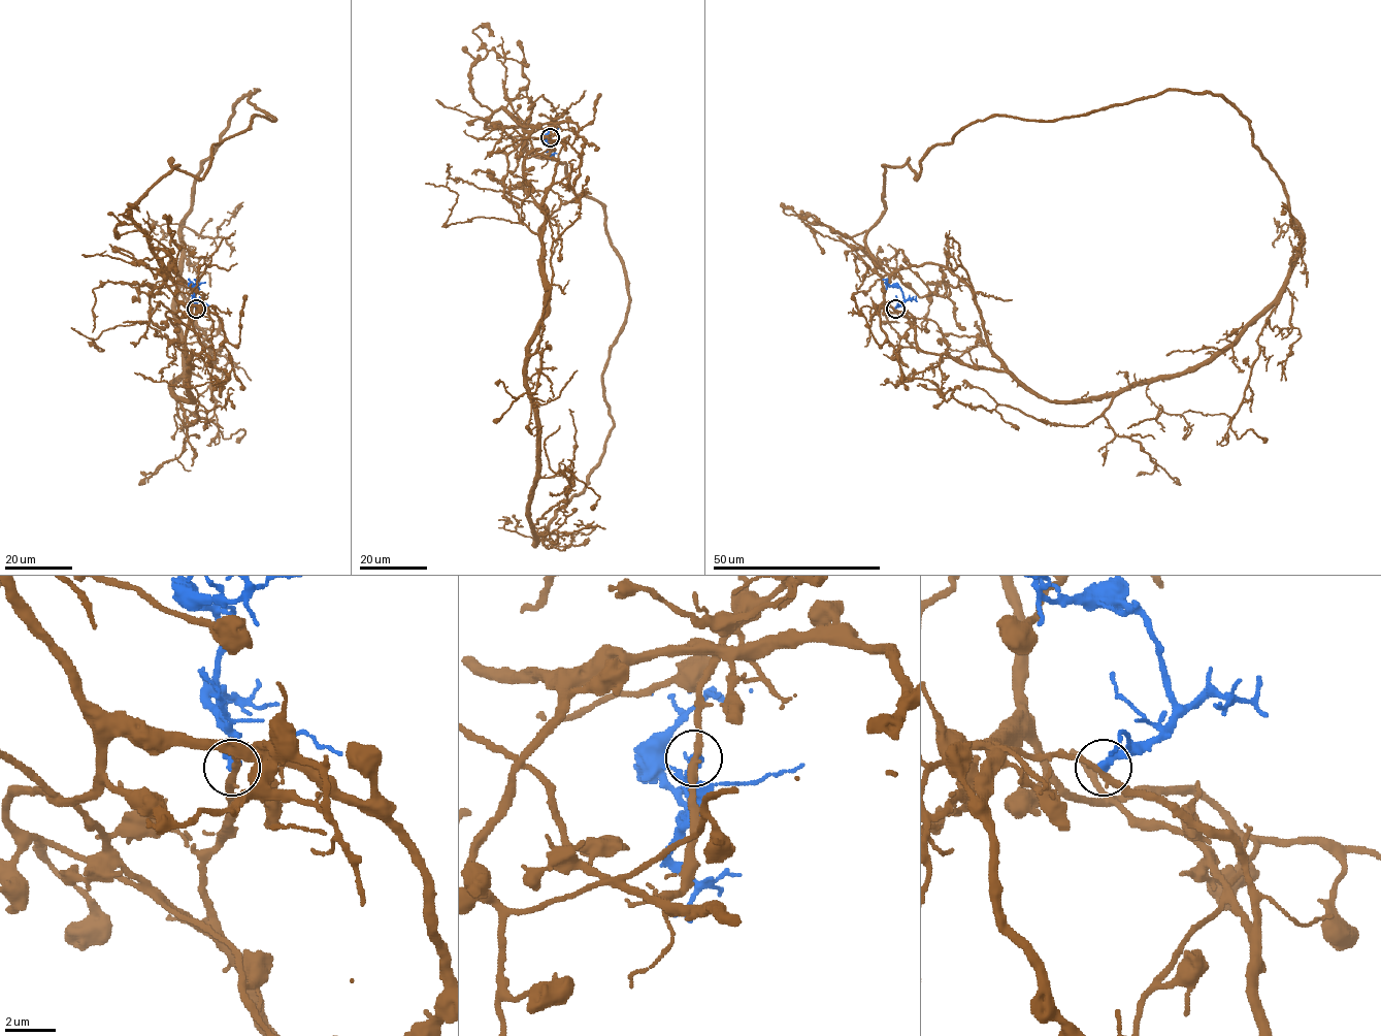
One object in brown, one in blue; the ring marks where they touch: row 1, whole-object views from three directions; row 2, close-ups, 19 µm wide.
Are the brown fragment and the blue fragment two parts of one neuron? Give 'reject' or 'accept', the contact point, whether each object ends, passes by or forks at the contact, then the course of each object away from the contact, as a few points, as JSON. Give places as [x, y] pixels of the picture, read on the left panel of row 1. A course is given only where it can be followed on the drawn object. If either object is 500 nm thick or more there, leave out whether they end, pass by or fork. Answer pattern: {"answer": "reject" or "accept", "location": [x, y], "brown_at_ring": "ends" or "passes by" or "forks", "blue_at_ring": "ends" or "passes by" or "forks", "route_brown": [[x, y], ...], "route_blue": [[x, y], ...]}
{"answer": "reject", "location": [196, 309], "brown_at_ring": "passes by", "blue_at_ring": "ends", "route_brown": [[196, 309], [190, 401], [171, 385], [179, 293], [212, 346], [218, 427], [245, 432], [236, 442]], "route_blue": [[196, 309], [192, 287], [205, 282]]}

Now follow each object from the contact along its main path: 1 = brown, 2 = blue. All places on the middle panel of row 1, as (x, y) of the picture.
1: (551, 137), (545, 319), (526, 377), (537, 429), (529, 519), (568, 500), (571, 473), (599, 496), (591, 510)
2: (551, 137), (549, 147), (546, 134), (560, 127)

